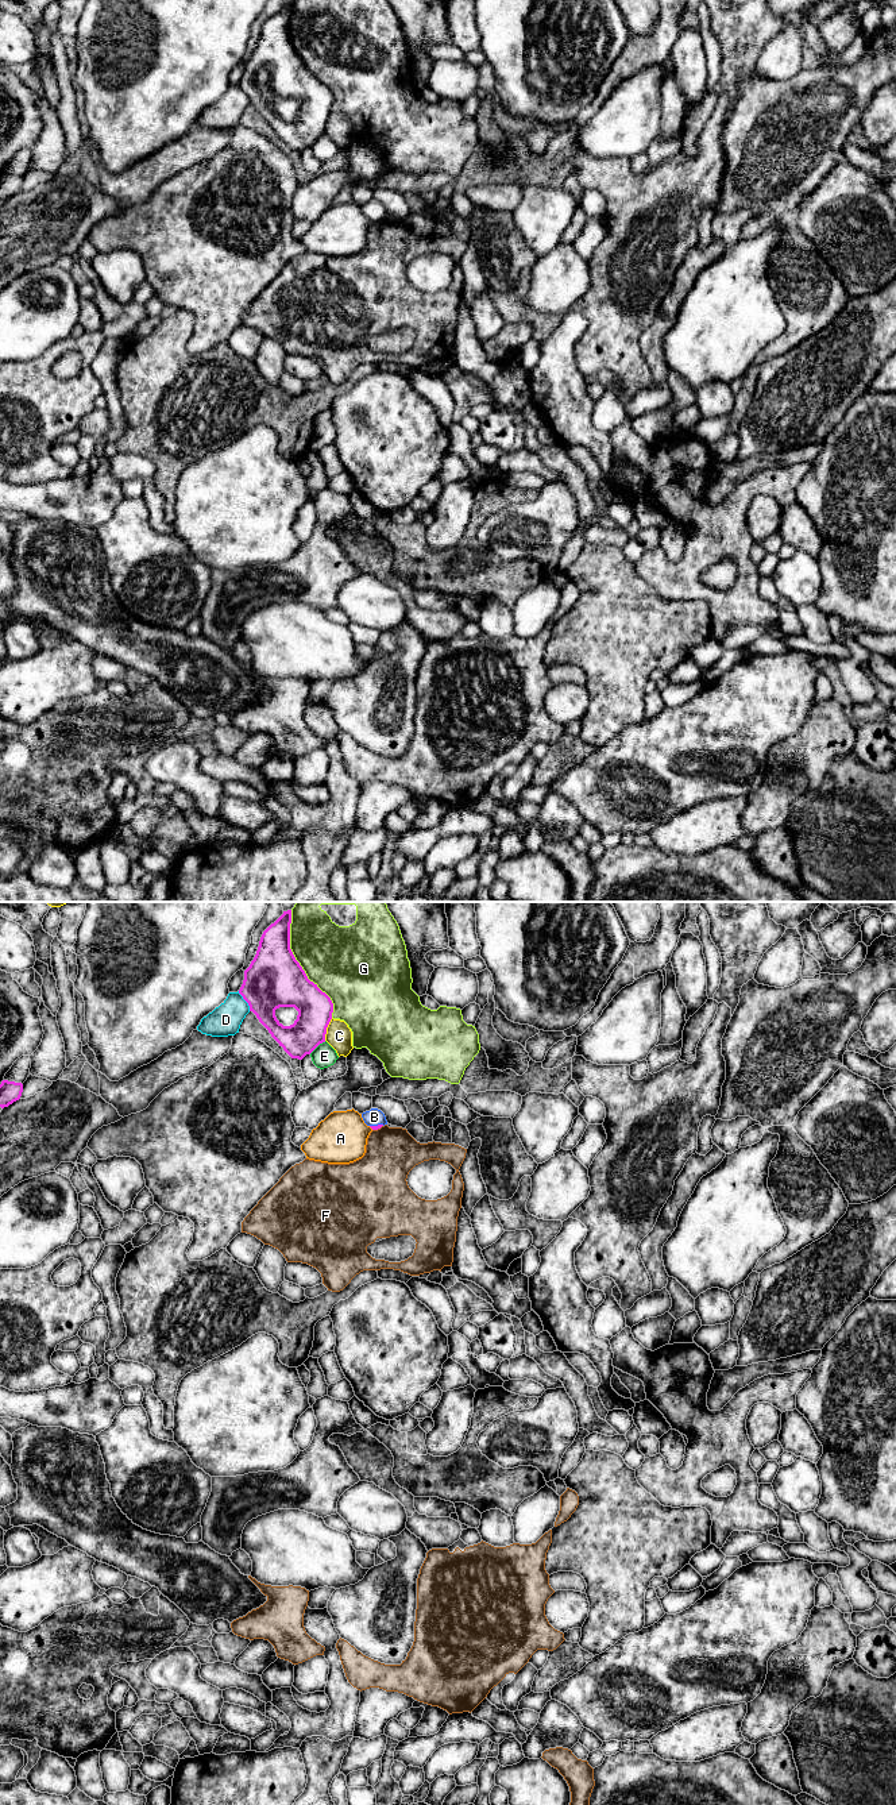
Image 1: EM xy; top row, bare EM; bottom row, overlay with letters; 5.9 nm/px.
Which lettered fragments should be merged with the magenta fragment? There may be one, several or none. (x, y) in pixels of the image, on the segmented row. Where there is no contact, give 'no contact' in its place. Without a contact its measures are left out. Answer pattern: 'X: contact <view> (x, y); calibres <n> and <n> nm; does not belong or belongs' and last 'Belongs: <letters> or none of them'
A: contact xy (371, 1127); calibres 30 and 300 nm; does not belong
B: contact xy (378, 1125); calibres 30 and 100 nm; belongs
C: contact xy (325, 1029); calibres 220 and 160 nm; does not belong
D: contact xy (244, 999); calibres 340 and 190 nm; does not belong
E: contact xy (317, 1045); calibres 220 and 140 nm; does not belong
F: contact xy (377, 1129); calibres 30 and 300 nm; does not belong
G: contact xy (298, 964); calibres 340 and 400 nm; does not belong
Belongs: B

